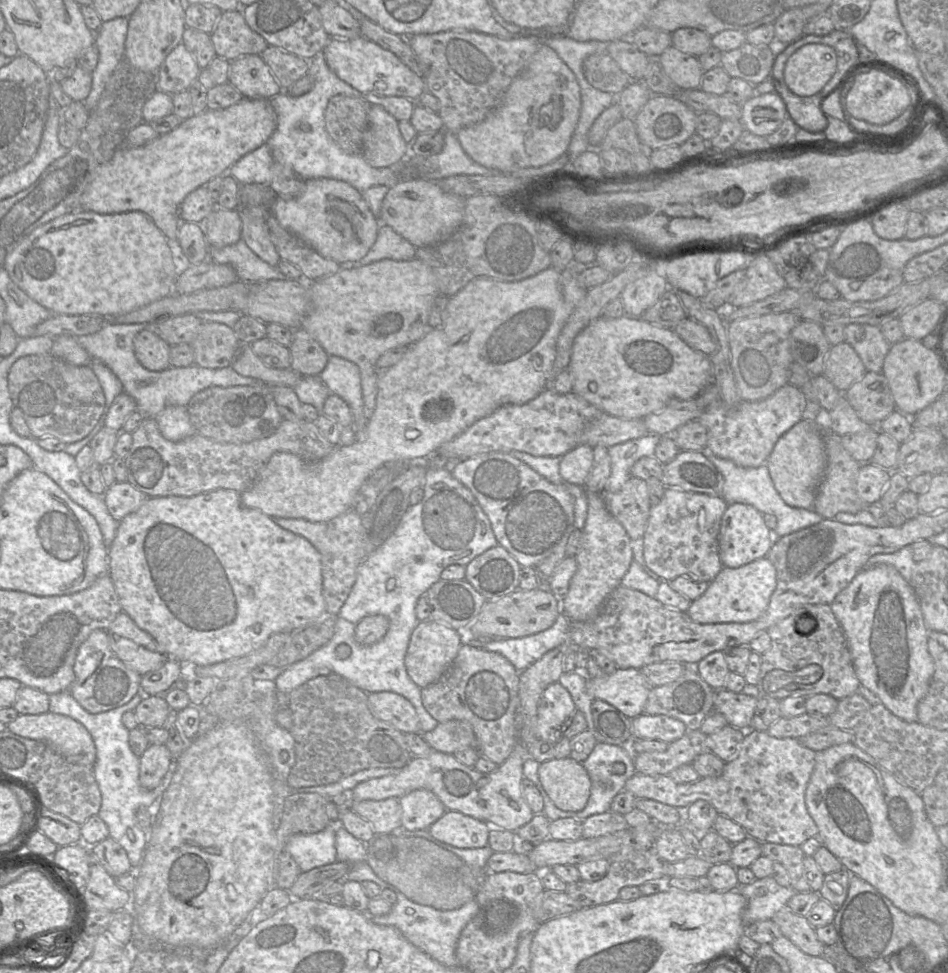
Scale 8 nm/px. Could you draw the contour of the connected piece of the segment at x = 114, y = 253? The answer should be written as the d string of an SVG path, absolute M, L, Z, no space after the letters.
M77 210L54 219L37 229L25 238L11 253L6 256L4 267L11 280L22 289L30 298L44 306L54 314L84 315L100 314L107 319L126 314L146 306L158 299L167 297L174 291L174 282L180 271L182 261L177 260L168 244L168 238L156 226L153 220L141 211L124 213L99 214L92 211Z

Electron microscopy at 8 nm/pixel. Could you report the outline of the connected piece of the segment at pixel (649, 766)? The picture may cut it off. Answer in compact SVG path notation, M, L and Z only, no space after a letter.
M687 729L687 732L670 743L665 751L637 754L633 763L637 773L648 776L667 775L682 765L691 764L698 755L707 752L711 752L707 745L707 735L700 729Z

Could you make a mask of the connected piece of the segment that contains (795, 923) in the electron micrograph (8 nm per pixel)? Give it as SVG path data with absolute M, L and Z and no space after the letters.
M790 909L778 911L772 920L779 926L782 935L810 956L823 956L824 944L816 936L806 917L794 914Z

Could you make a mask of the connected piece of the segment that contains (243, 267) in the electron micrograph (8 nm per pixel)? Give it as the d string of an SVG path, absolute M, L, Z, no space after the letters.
M244 239L223 248L210 246L209 259L218 264L231 265L243 282L263 282L269 280L288 280L278 269L259 258Z

